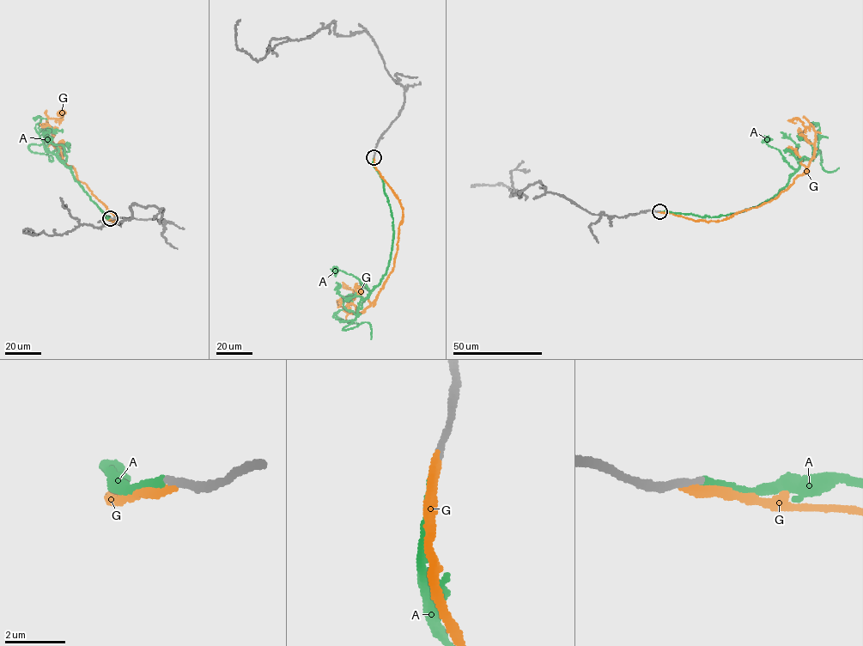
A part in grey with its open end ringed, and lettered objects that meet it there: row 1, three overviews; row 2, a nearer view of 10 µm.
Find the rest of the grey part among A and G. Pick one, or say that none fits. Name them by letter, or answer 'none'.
A

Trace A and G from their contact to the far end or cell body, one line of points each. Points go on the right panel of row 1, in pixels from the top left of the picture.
A: (659, 211), (716, 216), (755, 207), (778, 193), (801, 161), (813, 159), (820, 150), (824, 169), (838, 167)
G: (659, 211), (720, 221), (776, 198), (804, 173), (813, 154), (813, 127), (793, 118)

